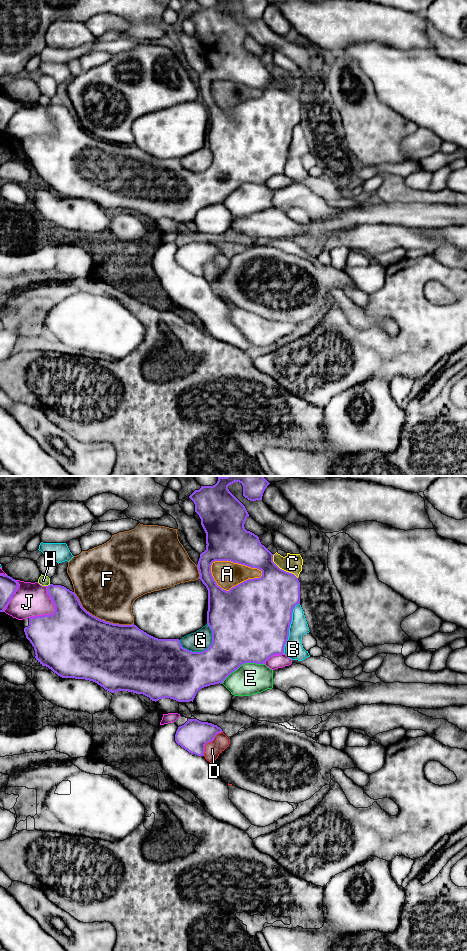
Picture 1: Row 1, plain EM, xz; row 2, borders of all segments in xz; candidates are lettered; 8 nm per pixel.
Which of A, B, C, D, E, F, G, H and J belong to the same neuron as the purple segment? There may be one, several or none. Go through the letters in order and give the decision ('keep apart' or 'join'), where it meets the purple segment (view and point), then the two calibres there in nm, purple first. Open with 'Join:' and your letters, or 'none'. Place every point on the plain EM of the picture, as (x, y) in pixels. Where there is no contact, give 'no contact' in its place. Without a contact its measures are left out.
Join: none
A: keep apart; contact xz (238, 83); calibres 340 and 220 nm
B: keep apart; contact xz (289, 147); calibres 500 and 150 nm
C: keep apart; contact xz (281, 89); calibres 380 and 160 nm
D: keep apart; contact xz (209, 261); calibres 240 and 130 nm
E: keep apart; contact xz (242, 183); calibres 500 and 260 nm
F: keep apart; contact xz (100, 139); calibres 500 and 480 nm
G: keep apart; contact xz (207, 168); calibres 400 and 160 nm
H: keep apart; contact xz (48, 105); calibres 220 and 90 nm
J: keep apart; contact xz (55, 131); calibres 480 and 280 nm

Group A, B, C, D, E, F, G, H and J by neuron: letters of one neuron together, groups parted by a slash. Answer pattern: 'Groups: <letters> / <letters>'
Groups: A C D / B / E / F / G / H / J

